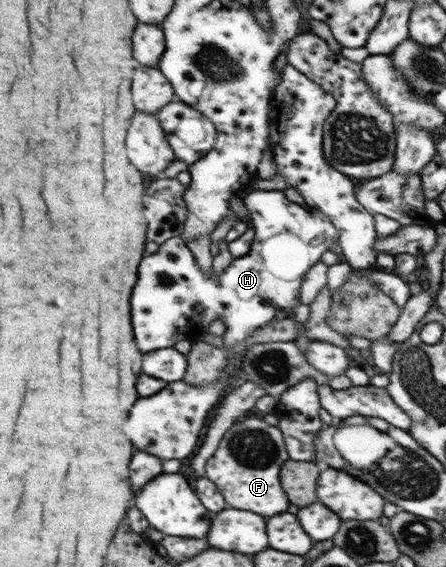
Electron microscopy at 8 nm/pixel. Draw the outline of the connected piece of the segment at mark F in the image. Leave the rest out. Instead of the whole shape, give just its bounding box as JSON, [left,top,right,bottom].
[207,414,289,516]

